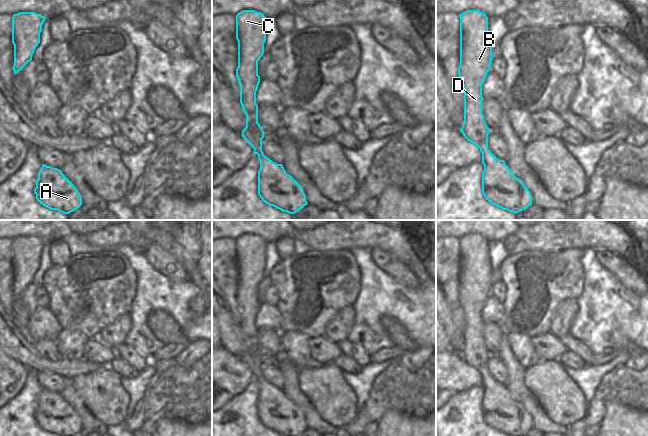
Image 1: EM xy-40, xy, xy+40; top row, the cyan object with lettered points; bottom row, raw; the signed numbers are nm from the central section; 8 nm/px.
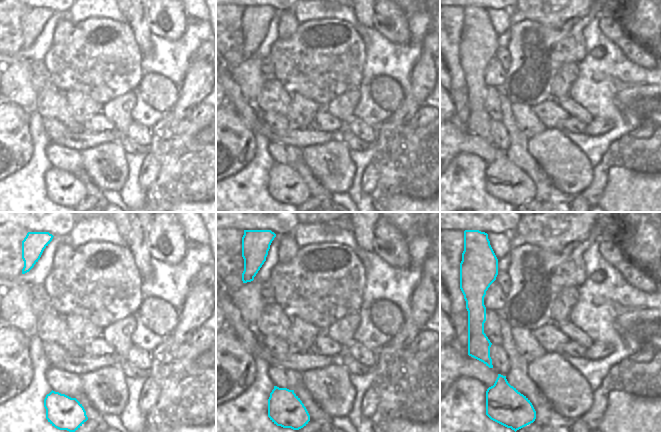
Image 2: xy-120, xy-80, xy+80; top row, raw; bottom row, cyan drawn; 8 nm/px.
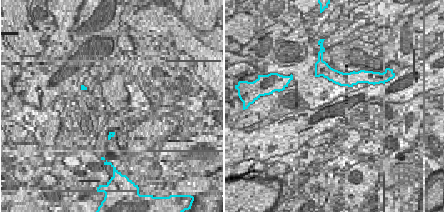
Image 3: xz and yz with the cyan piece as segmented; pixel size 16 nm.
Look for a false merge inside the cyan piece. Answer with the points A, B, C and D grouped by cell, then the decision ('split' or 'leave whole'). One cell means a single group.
groups A B C D; leave whole

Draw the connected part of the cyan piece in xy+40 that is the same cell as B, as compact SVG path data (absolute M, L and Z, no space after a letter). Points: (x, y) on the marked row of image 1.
M467 10L460 17L460 65L458 75L464 87L464 123L460 131L482 153L482 193L491 204L515 214L532 205L524 183L488 149L490 129L482 113L482 85L492 63L488 17L479 10Z

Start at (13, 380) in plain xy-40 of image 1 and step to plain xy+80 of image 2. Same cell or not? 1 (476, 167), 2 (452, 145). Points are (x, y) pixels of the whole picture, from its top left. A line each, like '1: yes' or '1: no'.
1: no
2: yes

